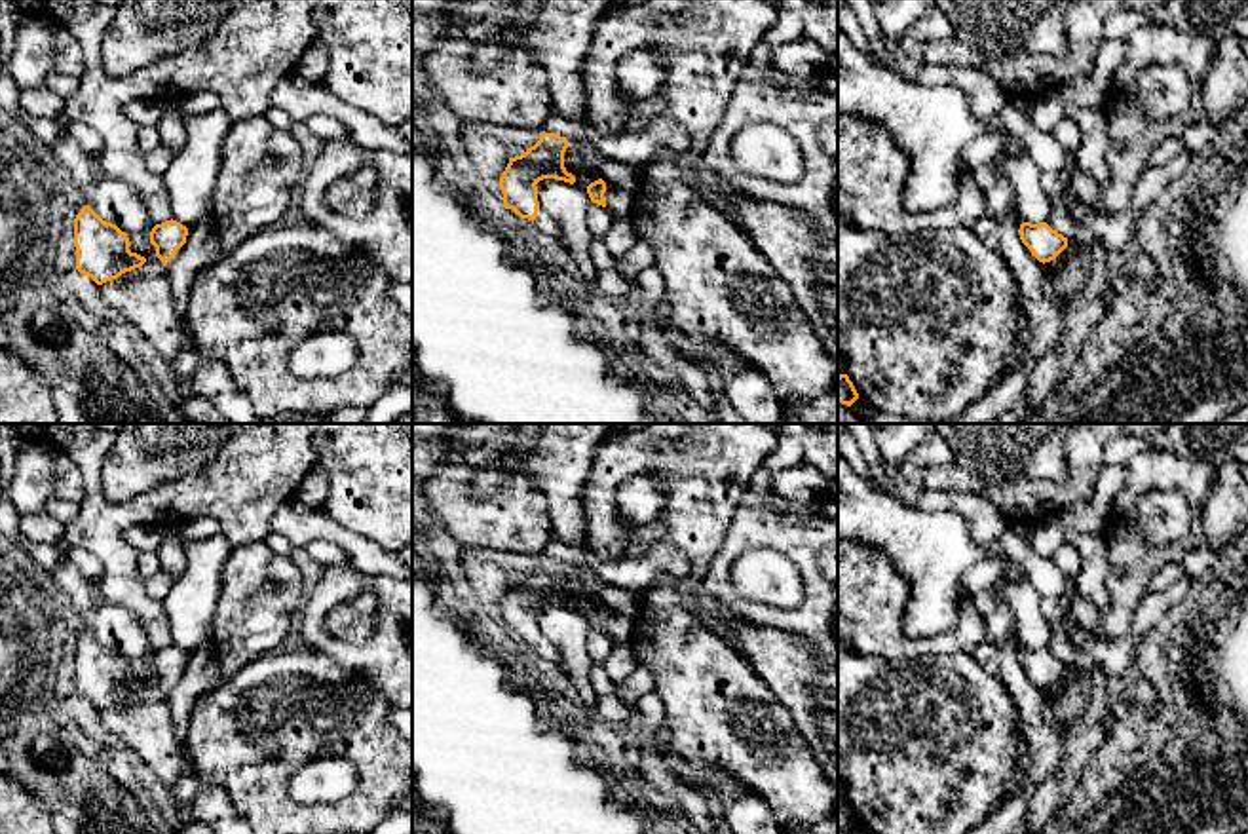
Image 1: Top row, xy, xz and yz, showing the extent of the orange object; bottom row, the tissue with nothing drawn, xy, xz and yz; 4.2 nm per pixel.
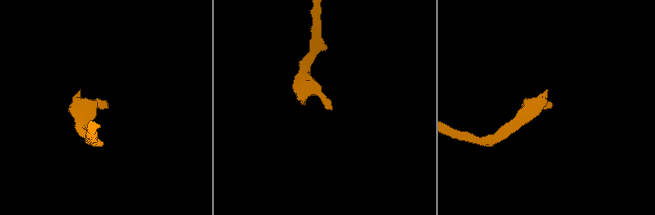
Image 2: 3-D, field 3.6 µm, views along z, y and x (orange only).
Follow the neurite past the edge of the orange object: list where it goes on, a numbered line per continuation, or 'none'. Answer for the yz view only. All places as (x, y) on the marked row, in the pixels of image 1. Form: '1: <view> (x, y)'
none

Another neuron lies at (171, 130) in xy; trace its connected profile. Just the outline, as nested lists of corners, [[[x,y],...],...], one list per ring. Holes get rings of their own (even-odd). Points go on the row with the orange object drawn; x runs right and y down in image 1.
[[[179,106],[163,108],[163,118],[158,123],[158,131],[160,131],[161,142],[171,146],[175,150],[175,156],[184,148],[186,131],[184,131],[182,120],[180,120]]]

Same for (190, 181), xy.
[[[218,106],[207,114],[182,114],[186,144],[175,156],[163,180],[171,196],[173,220],[194,226],[211,217],[213,192],[220,173],[220,146],[232,125]]]

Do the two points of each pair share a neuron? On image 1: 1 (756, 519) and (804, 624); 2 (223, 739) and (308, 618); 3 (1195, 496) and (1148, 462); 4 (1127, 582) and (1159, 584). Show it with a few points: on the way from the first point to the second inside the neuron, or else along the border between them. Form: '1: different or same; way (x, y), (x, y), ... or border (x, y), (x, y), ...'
1: same; way (785, 540), (808, 563), (813, 578), (813, 595)
2: different; border (306, 646), (325, 652), (346, 667)
3: same; way (1184, 485), (1172, 473), (1159, 470)
4: different; border (1178, 561), (1167, 561), (1152, 576), (1146, 591)

